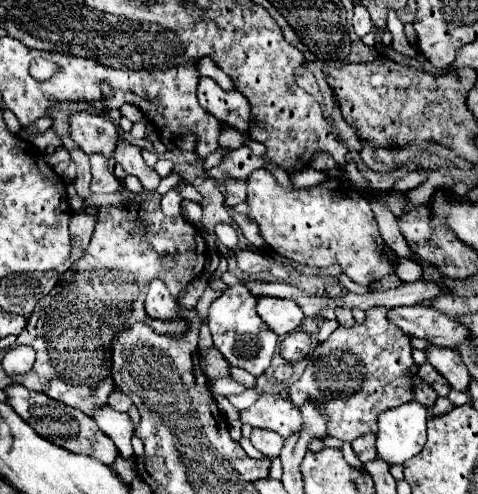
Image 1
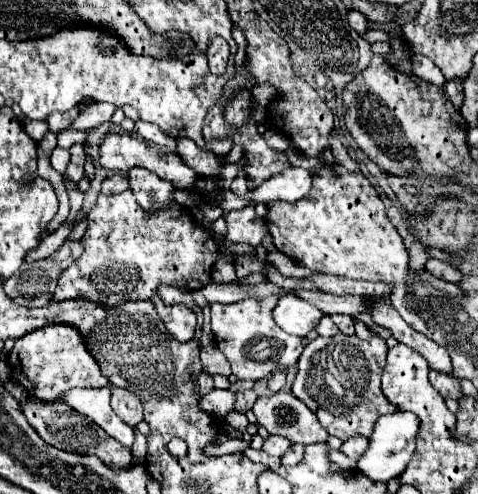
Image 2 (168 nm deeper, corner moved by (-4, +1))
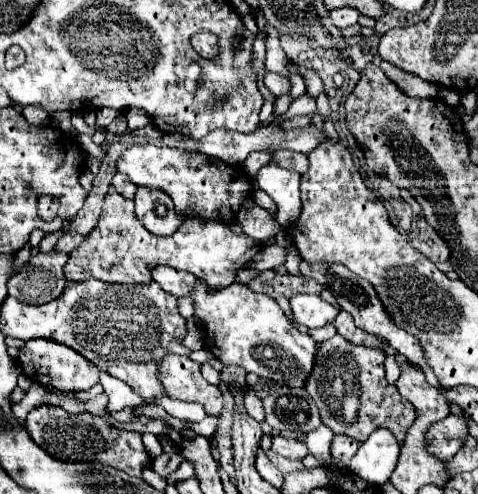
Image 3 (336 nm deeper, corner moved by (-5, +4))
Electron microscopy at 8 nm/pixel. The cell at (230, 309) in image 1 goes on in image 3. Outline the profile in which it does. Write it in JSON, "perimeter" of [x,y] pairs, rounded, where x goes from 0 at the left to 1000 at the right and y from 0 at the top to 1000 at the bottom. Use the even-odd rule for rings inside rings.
{"perimeter":[[[483,575],[454,595],[433,595],[429,583],[408,583],[400,603],[412,615],[408,636],[429,656],[429,696],[454,729],[471,741],[504,741],[517,757],[529,753],[550,769],[571,769],[600,781],[634,781],[663,713],[663,692],[646,676],[630,676],[584,615],[559,599],[538,595],[521,579]]]}

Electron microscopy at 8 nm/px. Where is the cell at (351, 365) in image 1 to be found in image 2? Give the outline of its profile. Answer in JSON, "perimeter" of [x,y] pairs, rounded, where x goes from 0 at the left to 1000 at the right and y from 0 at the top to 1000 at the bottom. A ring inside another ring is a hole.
{"perimeter":[[[715,674],[699,682],[665,682],[649,690],[628,719],[611,796],[657,832],[690,881],[711,889],[728,889],[736,881],[774,885],[795,840],[833,832],[833,824],[803,804],[795,783],[808,715],[812,698],[791,678],[778,678],[770,690]]]}

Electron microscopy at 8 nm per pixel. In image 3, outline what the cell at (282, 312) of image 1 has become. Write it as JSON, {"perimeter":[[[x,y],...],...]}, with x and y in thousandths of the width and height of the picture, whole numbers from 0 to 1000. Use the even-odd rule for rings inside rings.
{"perimeter":[[[617,595],[609,599],[605,611],[613,628],[613,648],[642,664],[672,664],[697,652],[709,632],[705,623],[697,623],[672,599],[659,595]]]}

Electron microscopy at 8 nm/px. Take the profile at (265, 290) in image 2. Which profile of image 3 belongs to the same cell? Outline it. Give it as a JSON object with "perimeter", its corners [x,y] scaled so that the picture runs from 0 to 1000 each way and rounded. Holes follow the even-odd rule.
{"perimeter":[[[333,538],[320,547],[320,567],[345,587],[358,591],[366,599],[395,599],[408,587],[408,575],[416,571],[412,559],[395,555],[395,551],[379,551],[366,543],[349,543],[349,538]]]}

